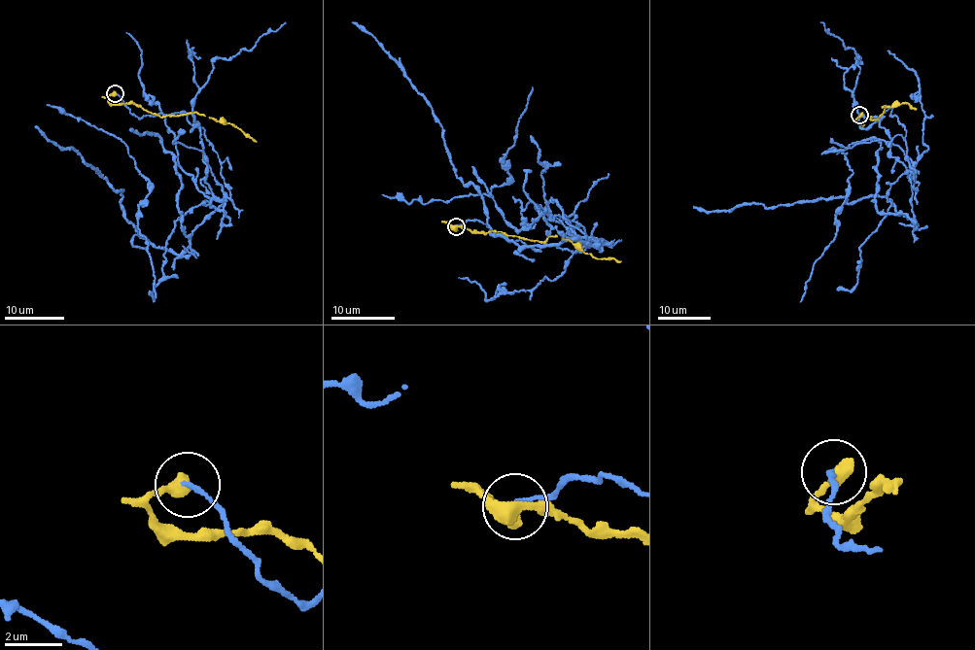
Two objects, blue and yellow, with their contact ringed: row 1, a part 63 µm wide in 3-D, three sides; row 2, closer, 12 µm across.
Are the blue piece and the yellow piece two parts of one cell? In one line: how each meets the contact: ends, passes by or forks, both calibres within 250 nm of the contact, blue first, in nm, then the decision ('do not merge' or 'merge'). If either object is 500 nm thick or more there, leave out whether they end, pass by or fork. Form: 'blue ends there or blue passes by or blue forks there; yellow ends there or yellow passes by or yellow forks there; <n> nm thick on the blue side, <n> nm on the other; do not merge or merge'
180 nm thick on the blue side, 500 nm on the other; do not merge

